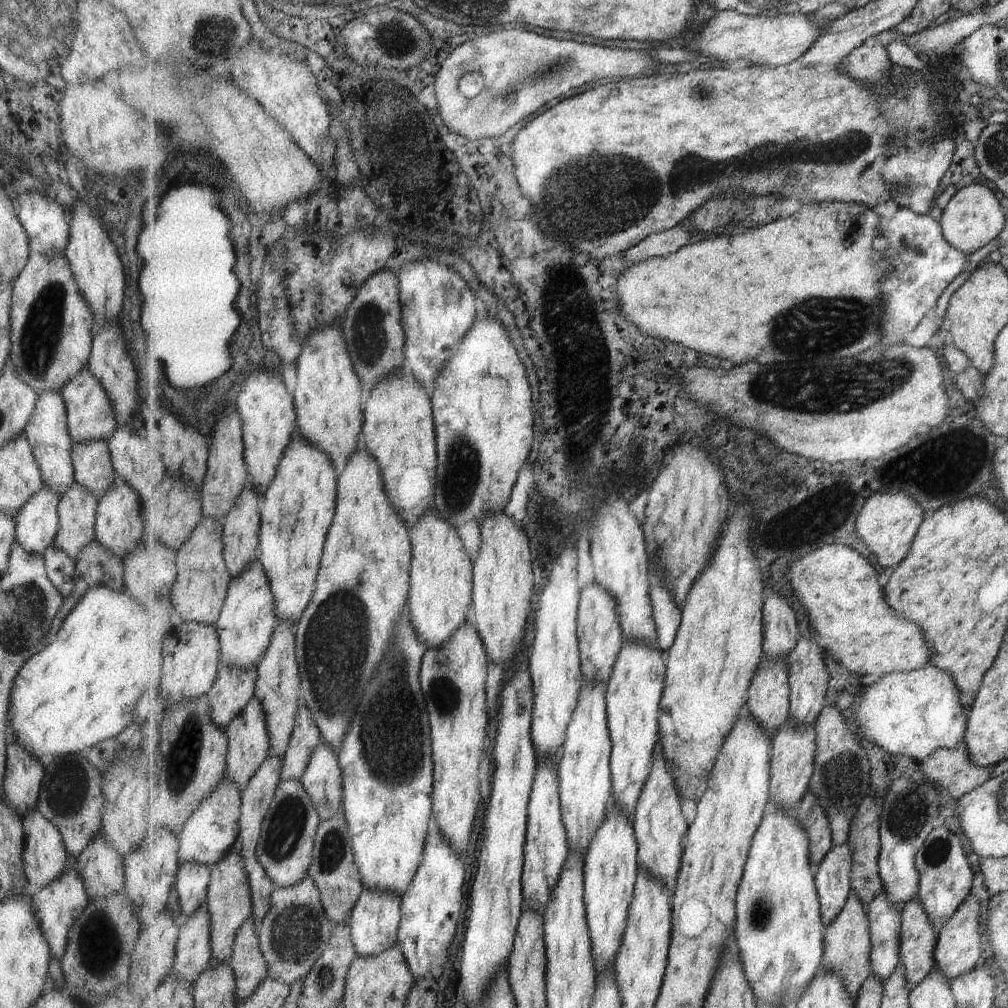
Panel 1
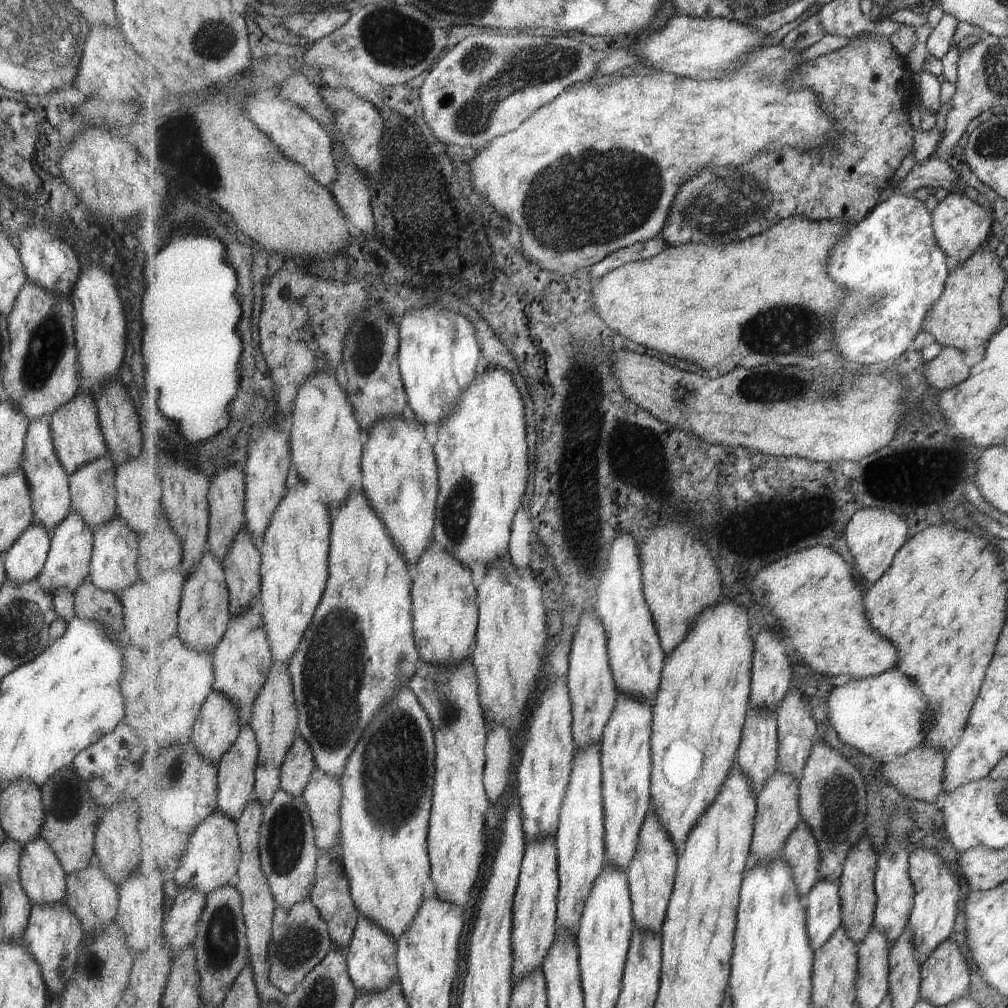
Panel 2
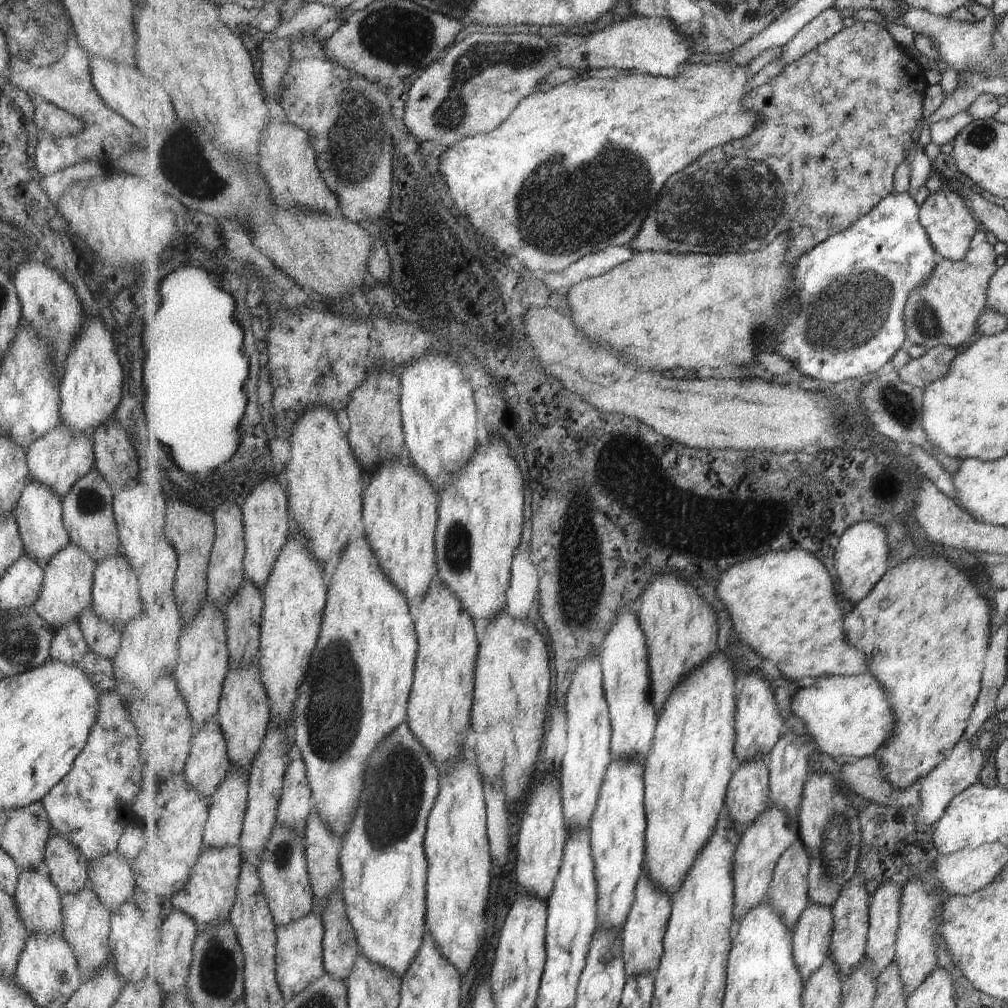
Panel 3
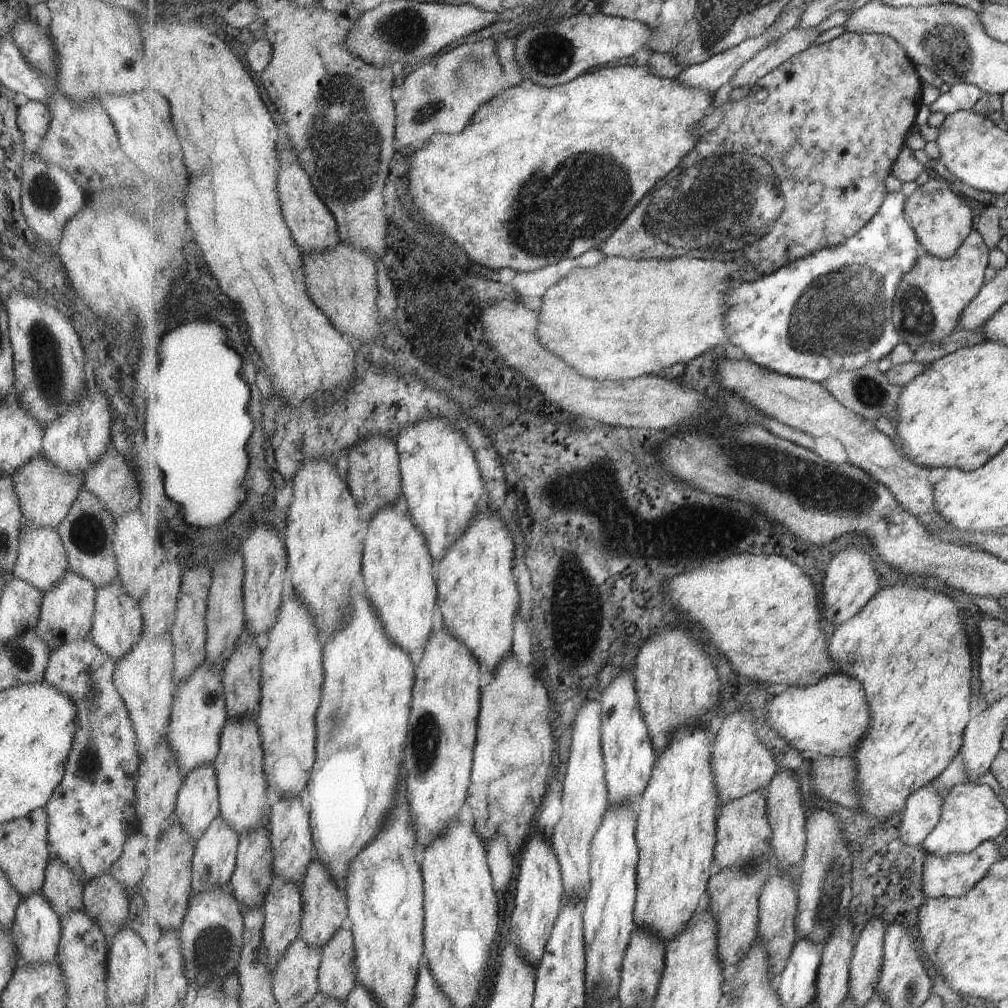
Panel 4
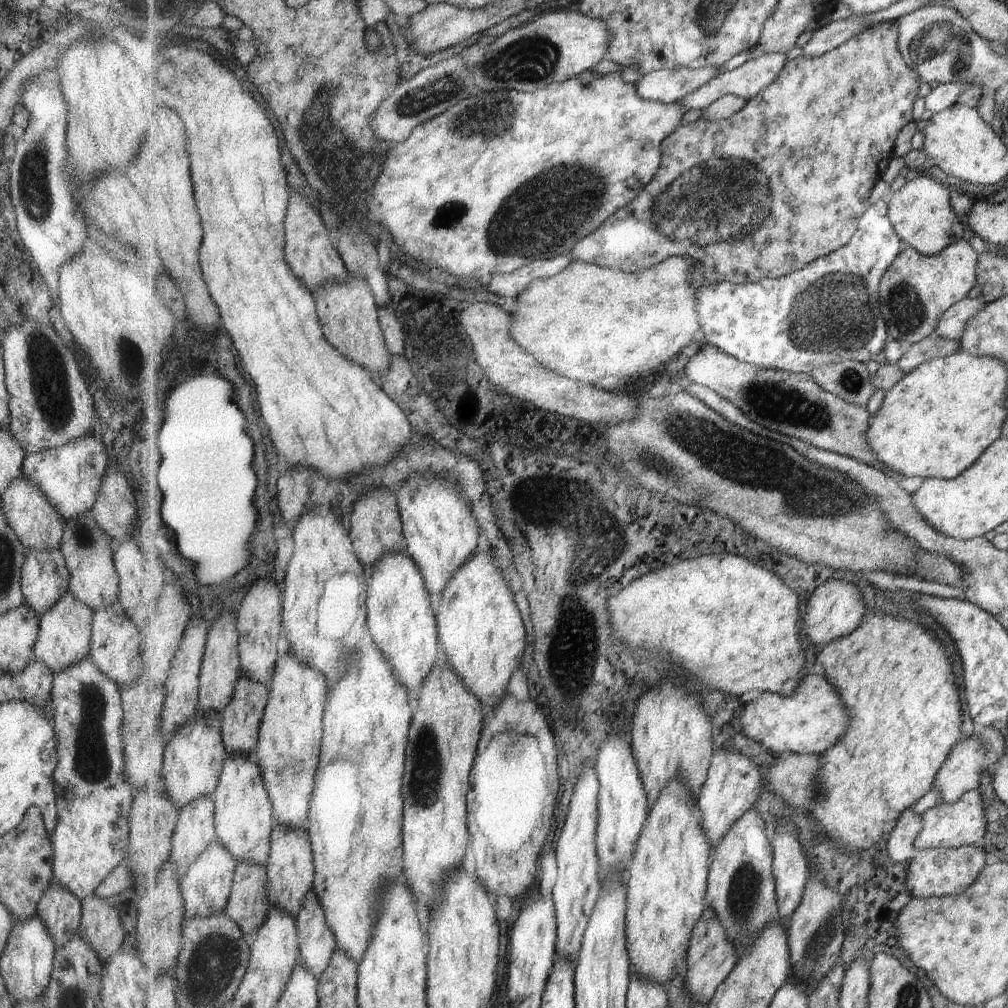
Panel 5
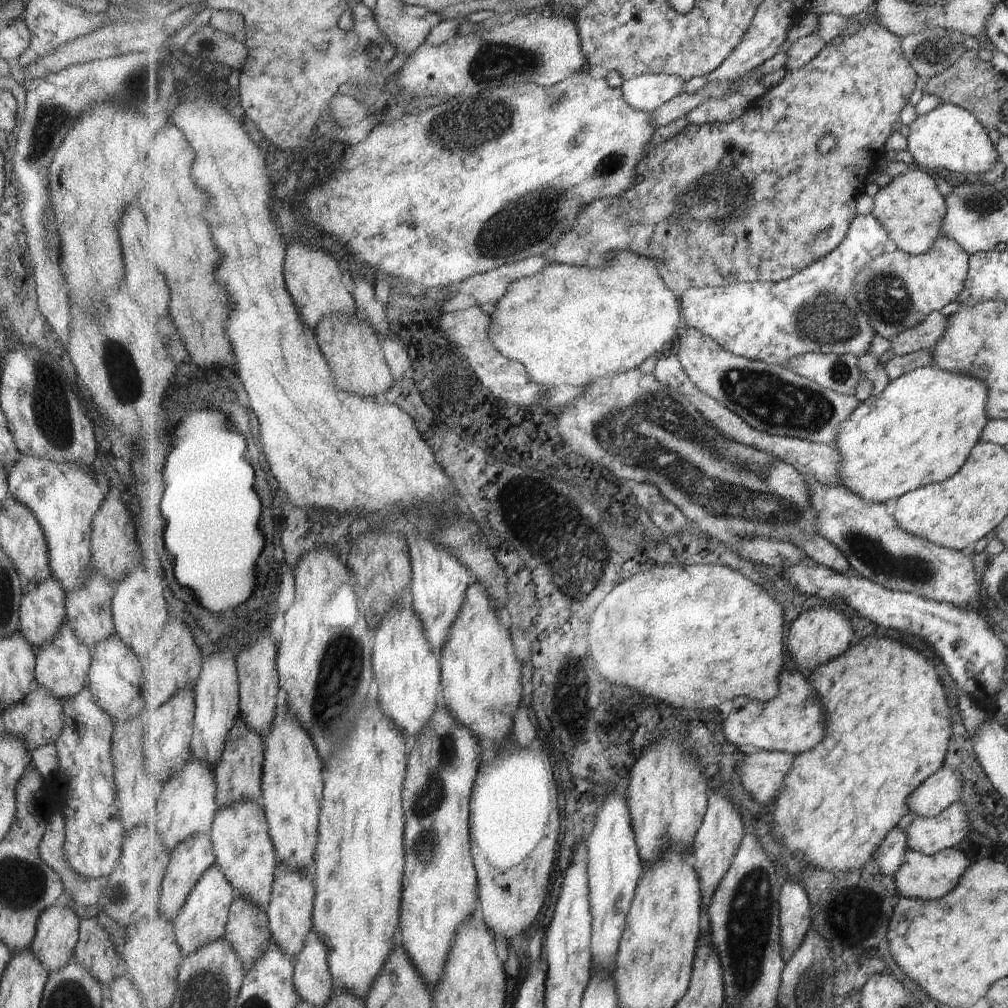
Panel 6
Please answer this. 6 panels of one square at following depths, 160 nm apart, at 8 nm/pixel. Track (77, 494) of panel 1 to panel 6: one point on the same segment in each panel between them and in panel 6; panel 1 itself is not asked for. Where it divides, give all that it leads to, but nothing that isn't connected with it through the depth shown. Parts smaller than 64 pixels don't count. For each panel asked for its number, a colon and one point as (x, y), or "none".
2: (67, 563)
3: (65, 588)
4: (66, 611)
5: (63, 638)
6: (61, 665)

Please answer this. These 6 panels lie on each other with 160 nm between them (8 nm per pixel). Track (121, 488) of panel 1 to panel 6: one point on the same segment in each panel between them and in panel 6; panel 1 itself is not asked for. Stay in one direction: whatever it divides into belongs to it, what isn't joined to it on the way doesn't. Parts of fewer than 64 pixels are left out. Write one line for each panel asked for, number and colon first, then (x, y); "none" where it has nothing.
2: (114, 551)
3: (115, 599)
4: (116, 626)
5: (114, 649)
6: (113, 678)

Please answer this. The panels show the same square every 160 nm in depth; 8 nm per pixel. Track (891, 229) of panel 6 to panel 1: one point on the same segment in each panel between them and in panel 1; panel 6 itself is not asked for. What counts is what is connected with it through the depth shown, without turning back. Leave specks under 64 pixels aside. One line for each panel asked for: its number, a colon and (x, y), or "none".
1: (972, 217)
2: (960, 224)
3: (950, 226)
4: (941, 220)
5: (921, 212)

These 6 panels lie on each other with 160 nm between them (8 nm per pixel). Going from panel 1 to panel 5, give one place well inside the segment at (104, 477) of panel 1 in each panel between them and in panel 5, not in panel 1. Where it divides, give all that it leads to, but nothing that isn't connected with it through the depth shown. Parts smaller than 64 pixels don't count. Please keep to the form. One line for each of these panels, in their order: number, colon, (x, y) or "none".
2: (92, 493)
3: (87, 516)
4: (86, 531)
5: (93, 581)

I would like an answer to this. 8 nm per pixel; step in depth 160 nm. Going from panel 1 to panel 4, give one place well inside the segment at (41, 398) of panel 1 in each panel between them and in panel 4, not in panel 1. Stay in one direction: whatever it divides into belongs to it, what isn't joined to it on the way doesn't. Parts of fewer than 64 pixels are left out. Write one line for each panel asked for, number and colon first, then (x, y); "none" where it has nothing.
2: (47, 482)
3: (38, 511)
4: (41, 561)

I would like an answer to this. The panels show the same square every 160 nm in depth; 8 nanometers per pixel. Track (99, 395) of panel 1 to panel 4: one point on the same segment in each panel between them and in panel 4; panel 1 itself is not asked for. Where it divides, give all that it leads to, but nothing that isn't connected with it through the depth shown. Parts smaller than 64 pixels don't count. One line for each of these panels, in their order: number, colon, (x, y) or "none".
2: (76, 437)
3: (57, 459)
4: (44, 494)

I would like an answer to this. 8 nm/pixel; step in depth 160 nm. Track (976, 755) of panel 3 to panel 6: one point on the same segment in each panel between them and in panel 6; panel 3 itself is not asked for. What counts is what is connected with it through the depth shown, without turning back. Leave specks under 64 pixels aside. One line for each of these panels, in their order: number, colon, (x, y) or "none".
4: (922, 810)
5: (901, 847)
6: (891, 855)

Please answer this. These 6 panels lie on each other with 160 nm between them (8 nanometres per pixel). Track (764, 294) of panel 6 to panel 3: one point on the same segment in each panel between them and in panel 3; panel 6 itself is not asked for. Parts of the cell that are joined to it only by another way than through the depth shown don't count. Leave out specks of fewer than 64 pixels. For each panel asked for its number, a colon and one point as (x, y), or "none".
3: (845, 319)
4: (831, 311)
5: (829, 312)

